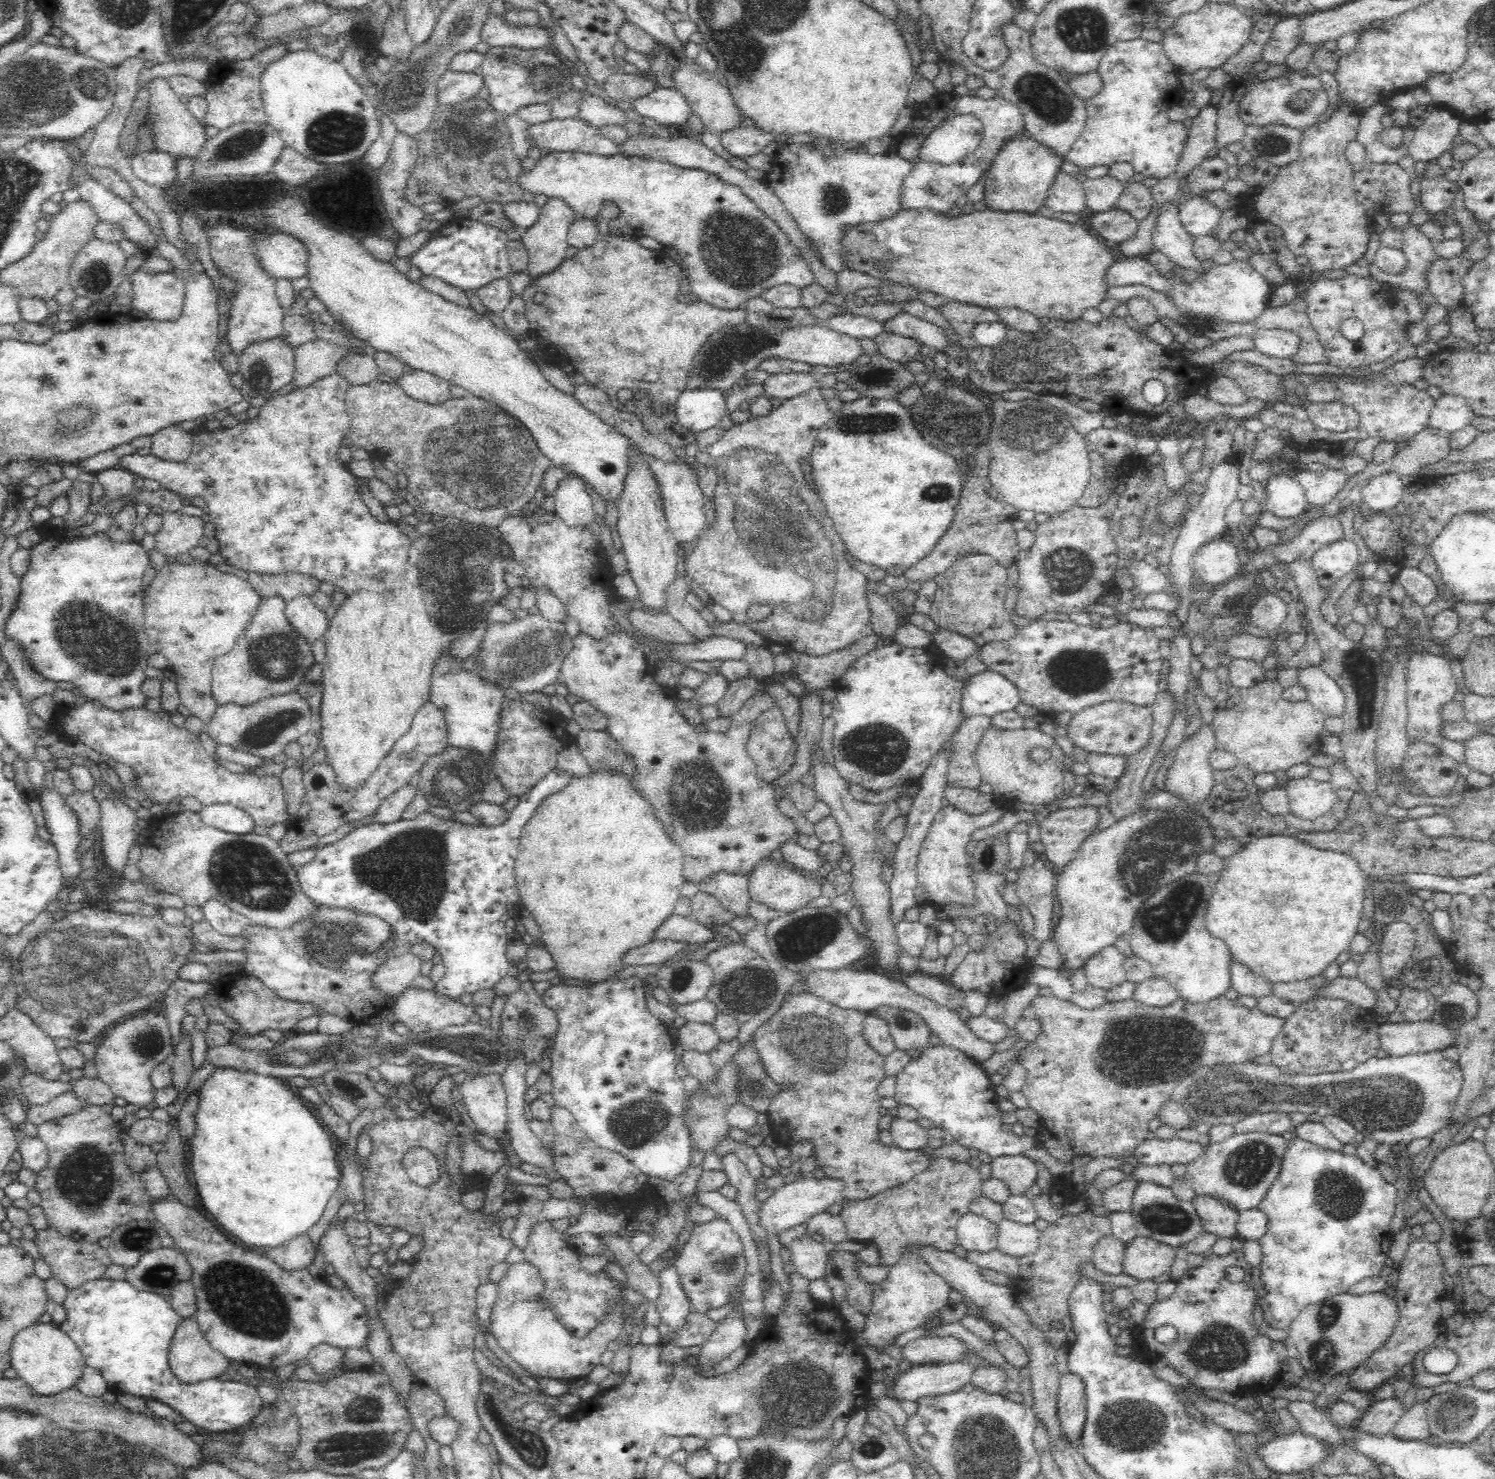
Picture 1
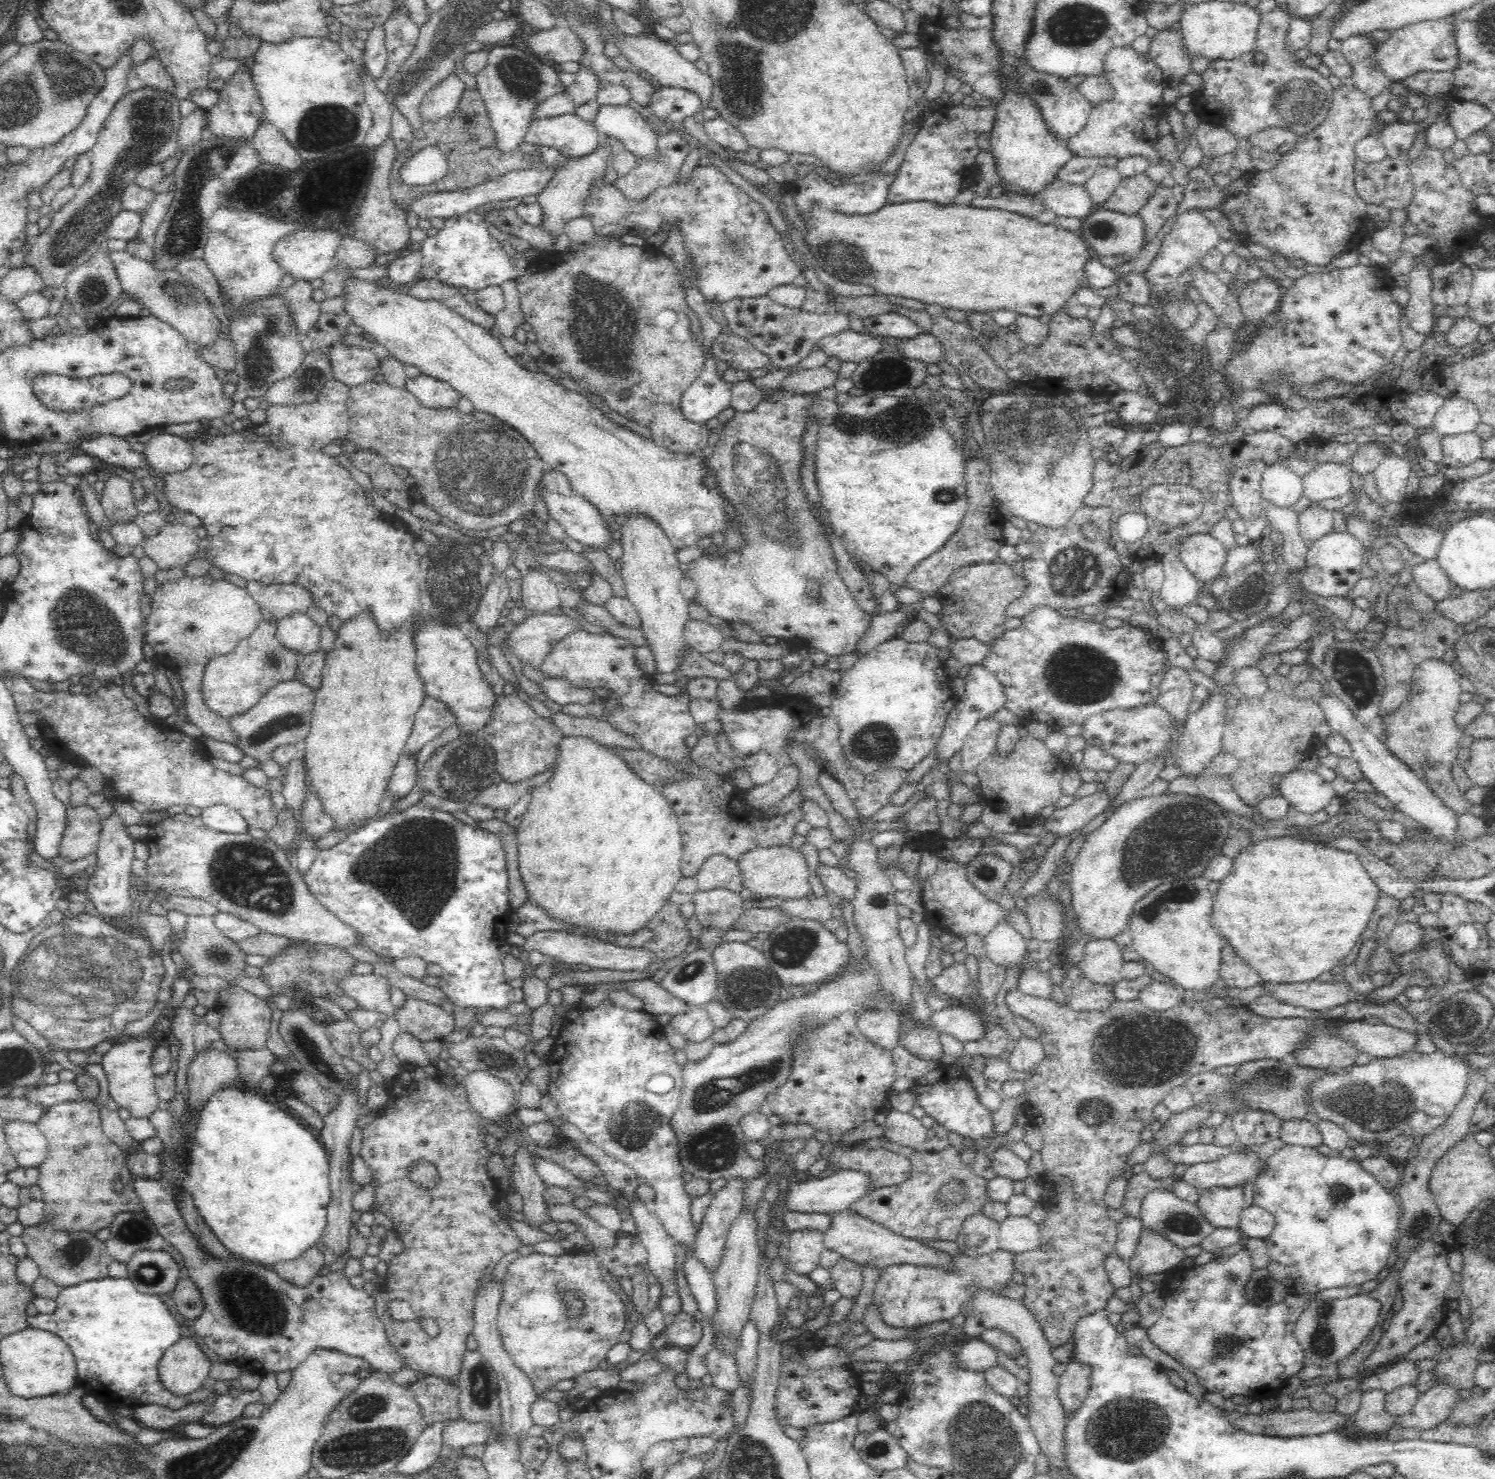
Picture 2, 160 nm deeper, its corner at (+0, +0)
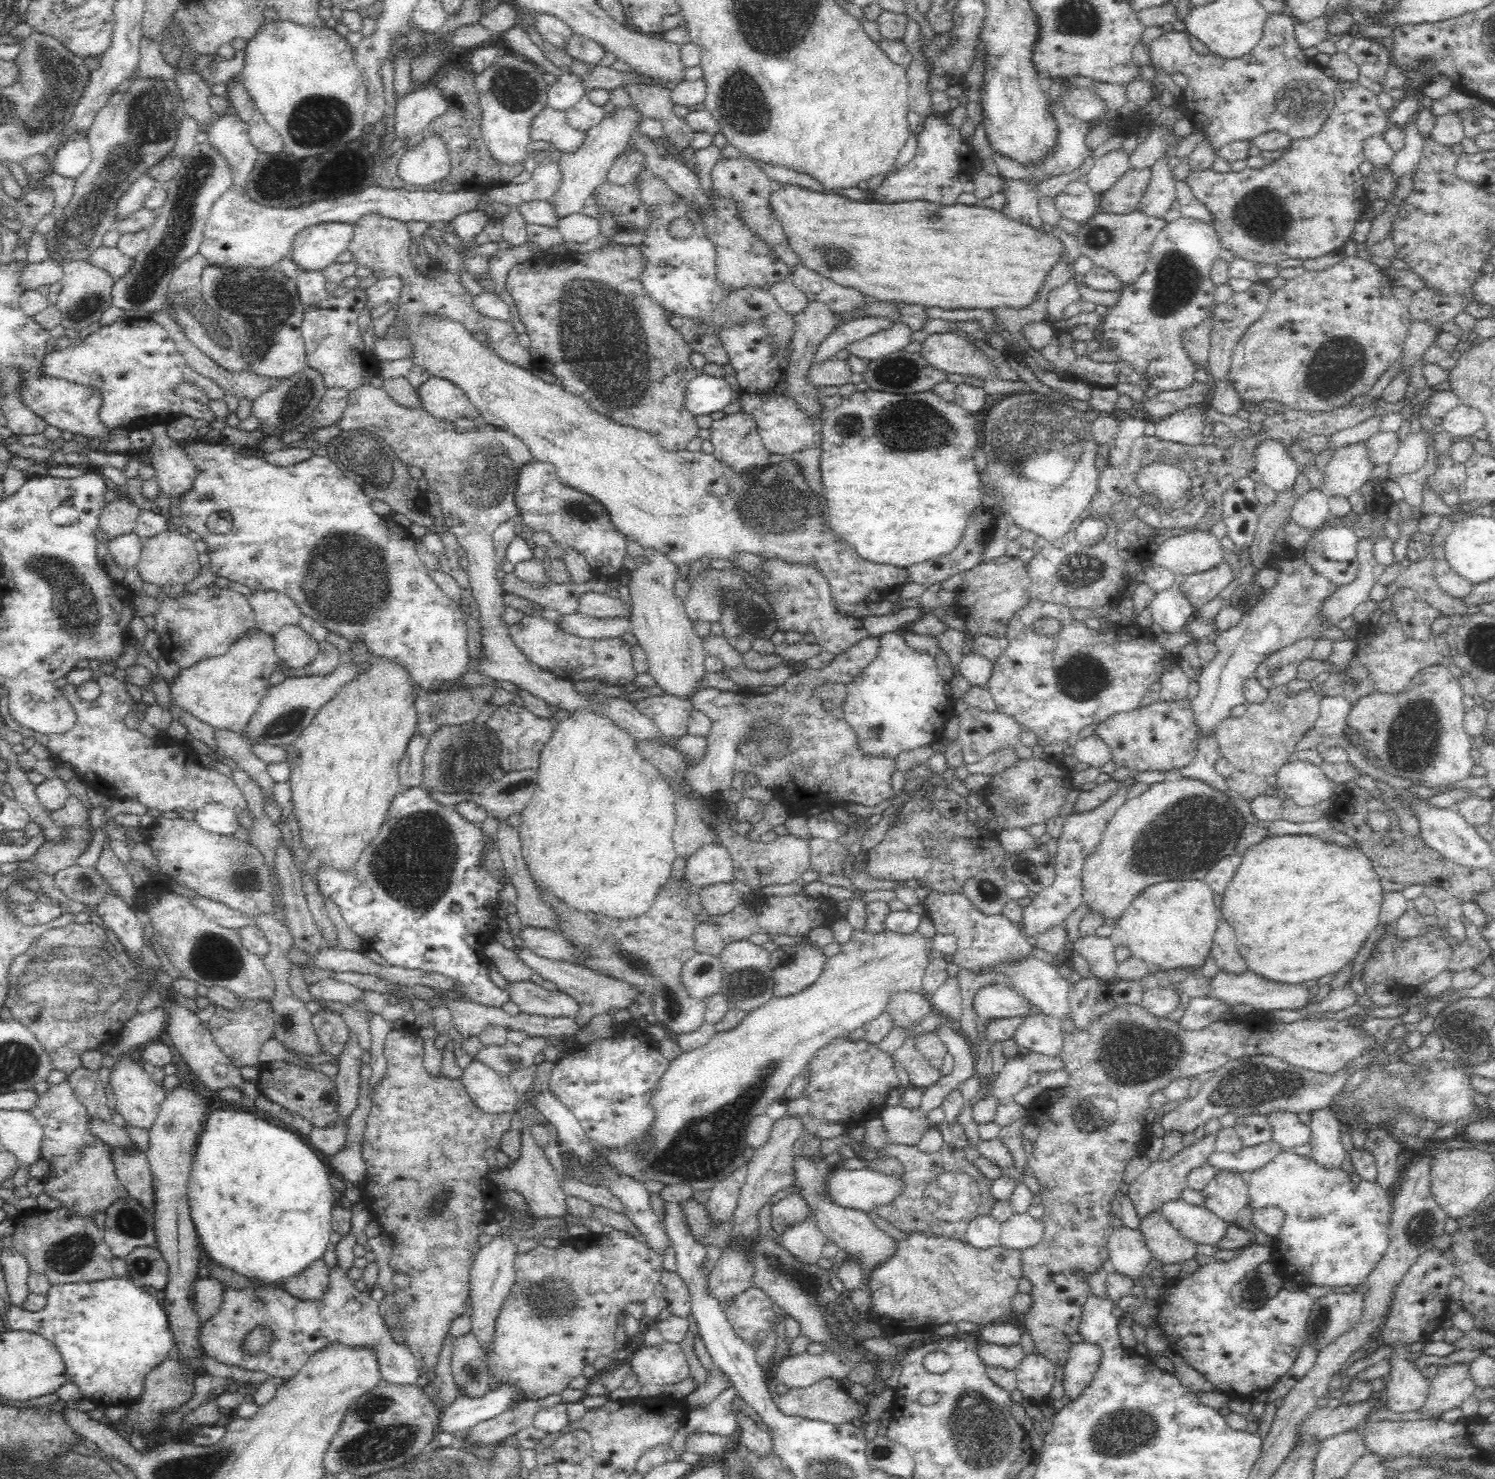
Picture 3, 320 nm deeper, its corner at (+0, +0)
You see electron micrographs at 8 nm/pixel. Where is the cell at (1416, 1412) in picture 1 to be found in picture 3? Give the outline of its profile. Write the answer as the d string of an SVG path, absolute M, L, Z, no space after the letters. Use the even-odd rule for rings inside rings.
M1468 1364L1442 1367L1430 1381L1428 1398L1418 1409L1418 1414L1423 1419L1436 1418L1447 1410L1461 1408L1476 1388Z

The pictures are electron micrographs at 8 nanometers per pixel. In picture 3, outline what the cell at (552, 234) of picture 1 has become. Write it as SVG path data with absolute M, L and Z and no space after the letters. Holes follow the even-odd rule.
M635 106L619 111L616 116L605 116L598 126L593 126L586 131L587 142L584 142L579 150L562 155L557 162L561 174L560 182L549 200L558 221L570 214L583 212L591 202L595 188L607 181L607 174L612 162L623 151L628 150L628 138L630 138L633 126L641 119L642 117L636 113Z

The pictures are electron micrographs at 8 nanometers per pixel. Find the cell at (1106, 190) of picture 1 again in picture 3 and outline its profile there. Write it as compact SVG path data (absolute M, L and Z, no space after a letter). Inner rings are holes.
M1122 148L1106 153L1094 161L1094 166L1085 174L1083 180L1093 193L1100 197L1106 190L1110 190L1124 176L1124 173L1131 170L1128 156L1130 154L1124 152Z

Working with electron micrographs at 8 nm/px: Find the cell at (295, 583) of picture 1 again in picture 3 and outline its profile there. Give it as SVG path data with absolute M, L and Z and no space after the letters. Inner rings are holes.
M249 589L247 599L256 613L258 631L276 634L288 624L299 624L302 614L300 605L291 595L274 589Z

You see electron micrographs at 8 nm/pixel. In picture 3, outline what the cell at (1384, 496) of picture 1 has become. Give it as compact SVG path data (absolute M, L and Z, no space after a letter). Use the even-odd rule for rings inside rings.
M1421 429L1419 432L1408 433L1400 442L1396 454L1388 463L1388 476L1398 478L1410 472L1416 472L1426 458L1426 437Z

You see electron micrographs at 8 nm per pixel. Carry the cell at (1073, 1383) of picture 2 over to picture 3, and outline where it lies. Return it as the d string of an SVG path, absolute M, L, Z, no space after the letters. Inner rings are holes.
M1078 1342L1070 1346L1064 1366L1064 1396L1067 1402L1080 1398L1080 1394L1092 1382L1099 1365L1101 1352L1089 1342Z

